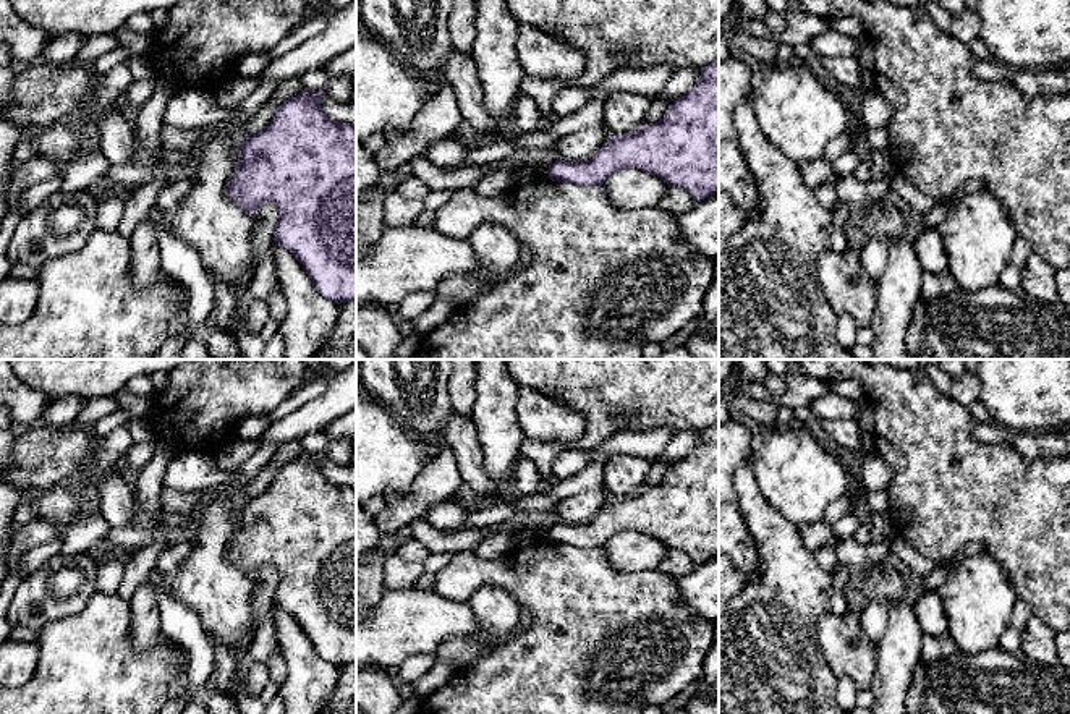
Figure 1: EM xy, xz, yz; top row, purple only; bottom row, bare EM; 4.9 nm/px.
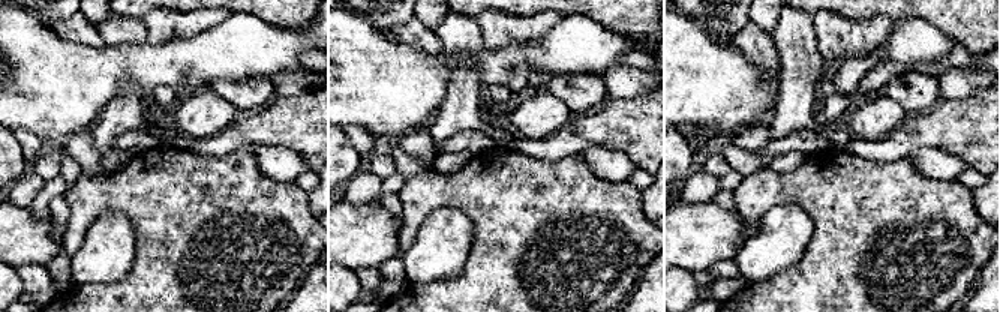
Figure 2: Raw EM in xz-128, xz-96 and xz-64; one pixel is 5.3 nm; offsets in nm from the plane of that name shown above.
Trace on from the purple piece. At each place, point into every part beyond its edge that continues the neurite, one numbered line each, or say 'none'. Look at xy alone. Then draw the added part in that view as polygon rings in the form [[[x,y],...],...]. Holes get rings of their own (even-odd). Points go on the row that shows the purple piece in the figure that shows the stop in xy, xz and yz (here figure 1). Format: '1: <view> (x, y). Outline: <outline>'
none

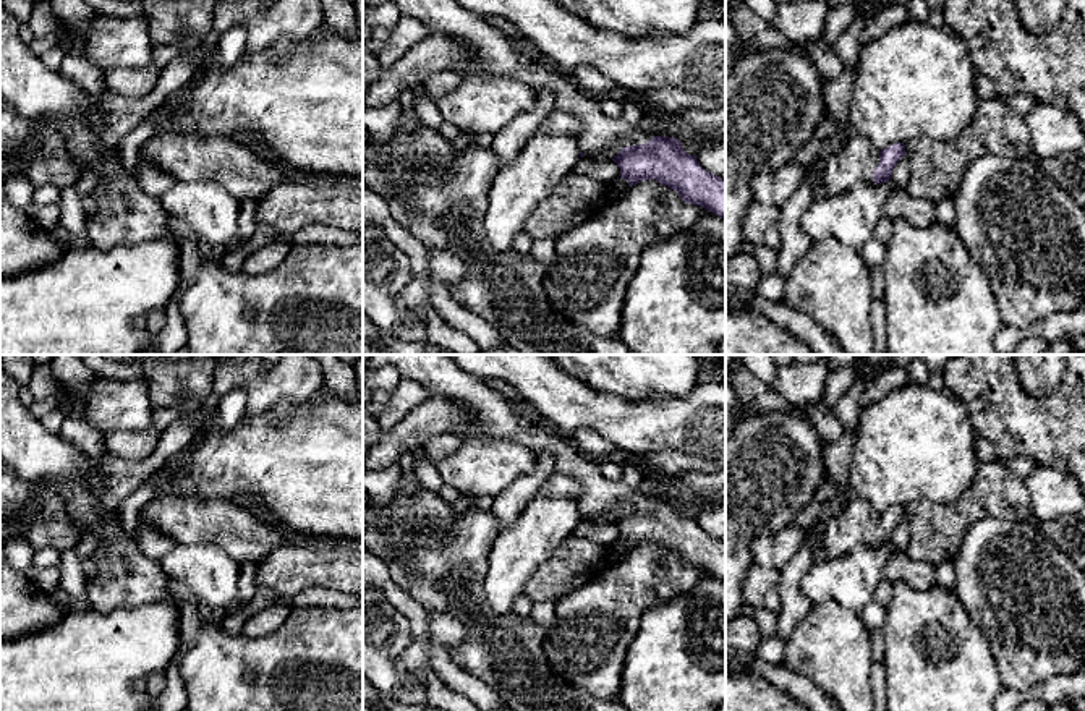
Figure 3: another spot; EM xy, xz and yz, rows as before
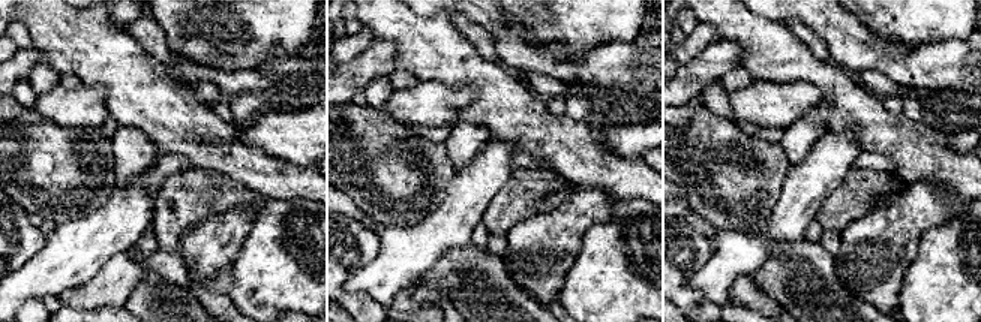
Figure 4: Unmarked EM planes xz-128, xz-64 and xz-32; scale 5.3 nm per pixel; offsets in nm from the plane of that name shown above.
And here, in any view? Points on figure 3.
1: yz (854, 159). Outline: [[[852,128],[837,141],[837,146],[826,149],[818,162],[818,181],[824,194],[834,196],[850,189],[857,183],[874,185],[871,175],[879,165],[879,151]]]

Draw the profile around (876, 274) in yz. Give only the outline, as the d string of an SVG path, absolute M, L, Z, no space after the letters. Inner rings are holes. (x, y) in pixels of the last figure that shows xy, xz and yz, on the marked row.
M884 267L870 269L870 279L873 287L873 298L884 300L884 279L886 279Z

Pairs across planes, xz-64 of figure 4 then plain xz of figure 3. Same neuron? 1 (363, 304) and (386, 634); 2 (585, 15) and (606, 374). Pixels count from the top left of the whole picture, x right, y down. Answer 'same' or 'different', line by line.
1: same
2: same

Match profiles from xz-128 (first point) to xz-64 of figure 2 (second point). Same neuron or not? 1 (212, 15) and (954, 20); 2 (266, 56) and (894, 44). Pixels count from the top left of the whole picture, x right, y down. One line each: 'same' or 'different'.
1: different
2: same

